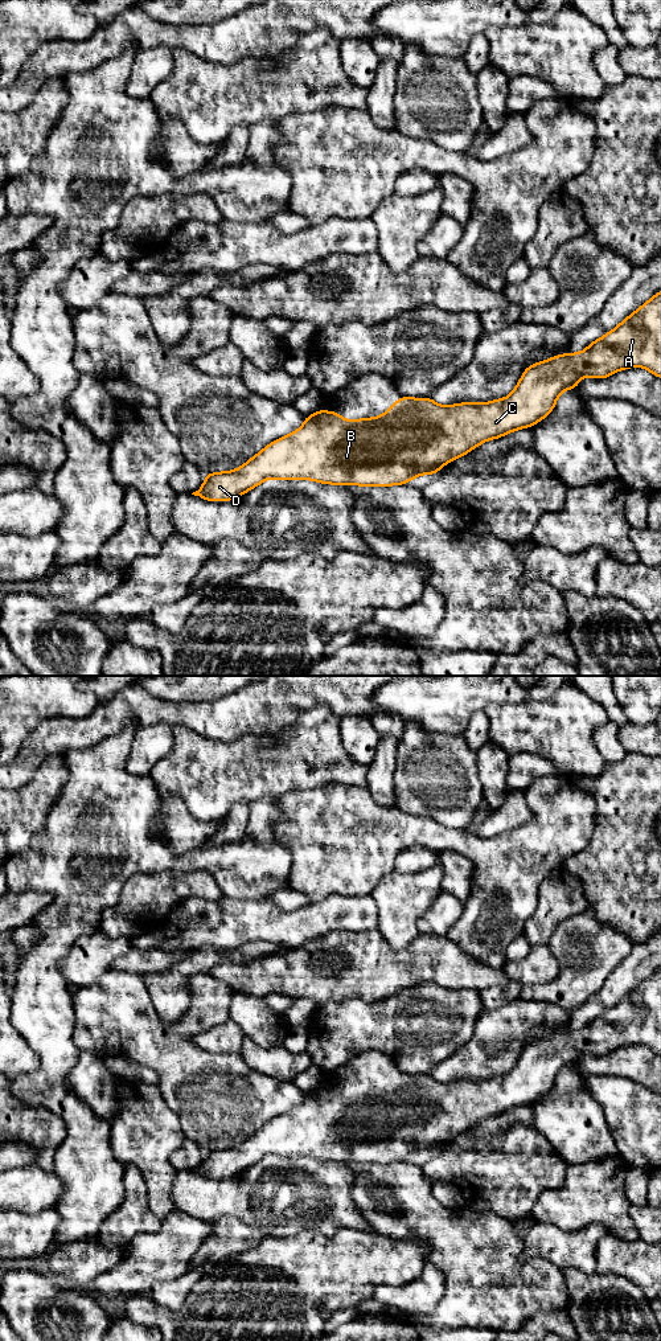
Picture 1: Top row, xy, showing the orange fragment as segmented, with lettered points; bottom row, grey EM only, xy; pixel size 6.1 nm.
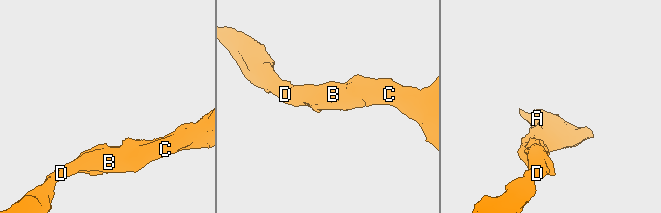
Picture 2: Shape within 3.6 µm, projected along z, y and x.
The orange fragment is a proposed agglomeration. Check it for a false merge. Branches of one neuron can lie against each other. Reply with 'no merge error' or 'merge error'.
no merge error

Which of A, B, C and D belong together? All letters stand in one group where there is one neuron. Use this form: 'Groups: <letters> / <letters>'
Groups: A B C D

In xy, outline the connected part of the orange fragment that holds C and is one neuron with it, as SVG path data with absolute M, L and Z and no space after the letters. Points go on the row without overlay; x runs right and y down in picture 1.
M661 968L583 1029L554 1033L524 1046L524 1053L506 1075L442 1083L428 1074L403 1073L382 1092L356 1098L346 1098L336 1088L319 1087L305 1094L299 1107L267 1121L242 1144L206 1151L202 1164L192 1172L206 1178L230 1178L268 1156L308 1156L360 1164L403 1162L419 1152L435 1152L485 1118L534 1103L550 1092L562 1069L578 1066L580 1055L607 1055L636 1043L661 1055Z

